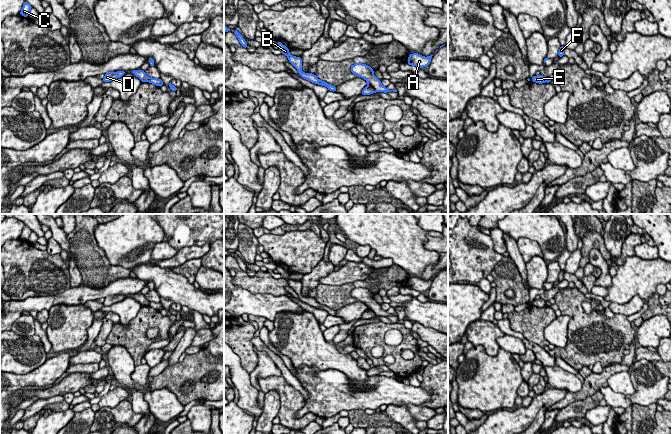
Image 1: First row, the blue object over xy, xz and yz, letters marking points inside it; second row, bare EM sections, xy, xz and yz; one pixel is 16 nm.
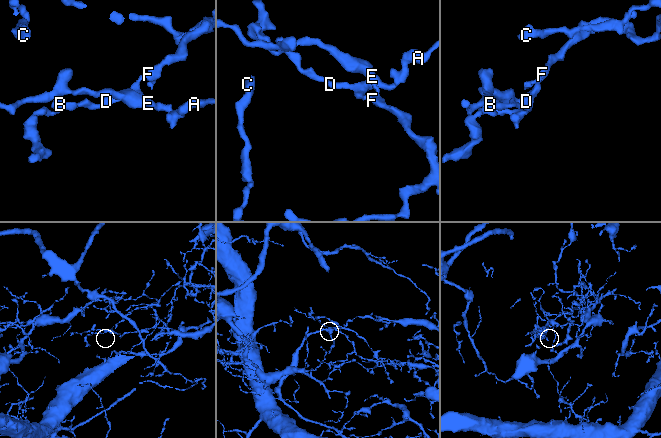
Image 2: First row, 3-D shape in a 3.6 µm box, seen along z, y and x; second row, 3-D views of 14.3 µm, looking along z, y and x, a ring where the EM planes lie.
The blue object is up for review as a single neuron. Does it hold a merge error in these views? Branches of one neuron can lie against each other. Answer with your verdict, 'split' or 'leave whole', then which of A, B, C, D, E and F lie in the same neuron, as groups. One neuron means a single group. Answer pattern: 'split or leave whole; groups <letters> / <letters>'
split; groups A C E / B D F

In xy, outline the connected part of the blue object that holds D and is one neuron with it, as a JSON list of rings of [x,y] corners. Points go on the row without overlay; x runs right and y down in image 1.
[[[118,295],[118,296],[108,296],[105,297],[105,300],[103,302],[103,306],[110,306],[114,303],[117,303],[119,301],[122,301],[123,299],[125,299],[126,296],[124,295]]]

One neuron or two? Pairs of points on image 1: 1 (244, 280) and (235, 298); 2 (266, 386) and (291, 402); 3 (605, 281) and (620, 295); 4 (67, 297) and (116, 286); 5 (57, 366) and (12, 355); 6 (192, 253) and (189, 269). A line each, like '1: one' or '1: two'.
1: two
2: one
3: two
4: one
5: two
6: two

